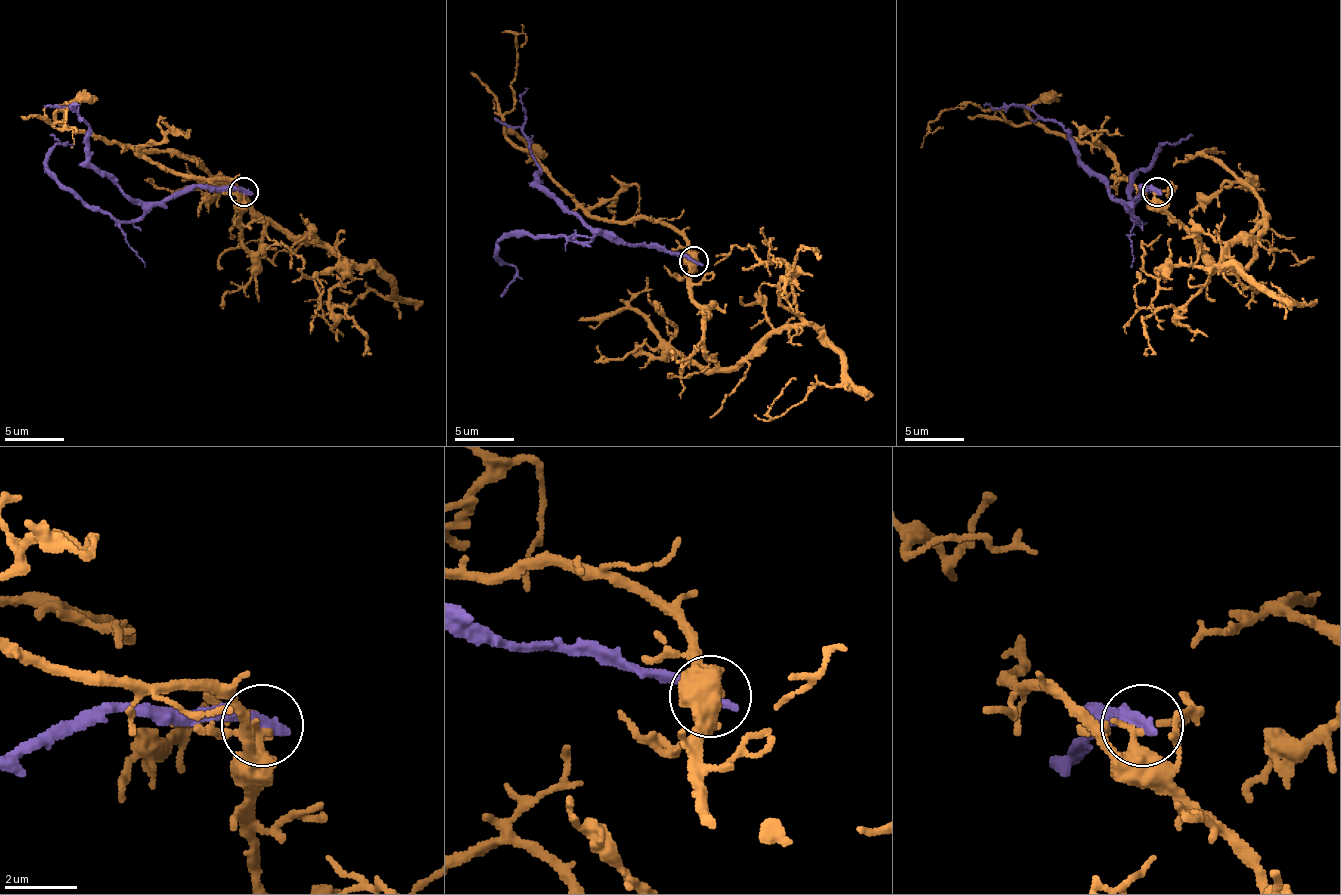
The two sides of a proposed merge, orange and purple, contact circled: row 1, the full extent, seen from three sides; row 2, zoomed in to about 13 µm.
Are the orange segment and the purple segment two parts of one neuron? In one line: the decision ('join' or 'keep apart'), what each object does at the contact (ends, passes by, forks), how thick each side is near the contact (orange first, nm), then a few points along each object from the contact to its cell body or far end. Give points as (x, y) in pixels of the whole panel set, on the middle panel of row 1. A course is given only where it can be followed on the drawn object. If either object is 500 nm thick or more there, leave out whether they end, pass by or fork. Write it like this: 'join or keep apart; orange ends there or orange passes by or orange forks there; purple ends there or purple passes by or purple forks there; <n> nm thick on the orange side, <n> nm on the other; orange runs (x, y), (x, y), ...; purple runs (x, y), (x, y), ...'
keep apart; orange ends there; purple ends there; 360 nm thick on the orange side, 360 nm on the other; orange runs (693, 259), (702, 350), (722, 368), (814, 327), (841, 380), (773, 418), (796, 377); purple runs (693, 262), (655, 247), (637, 247), (610, 235), (592, 232), (539, 185), (524, 129), (522, 96), (527, 87)

